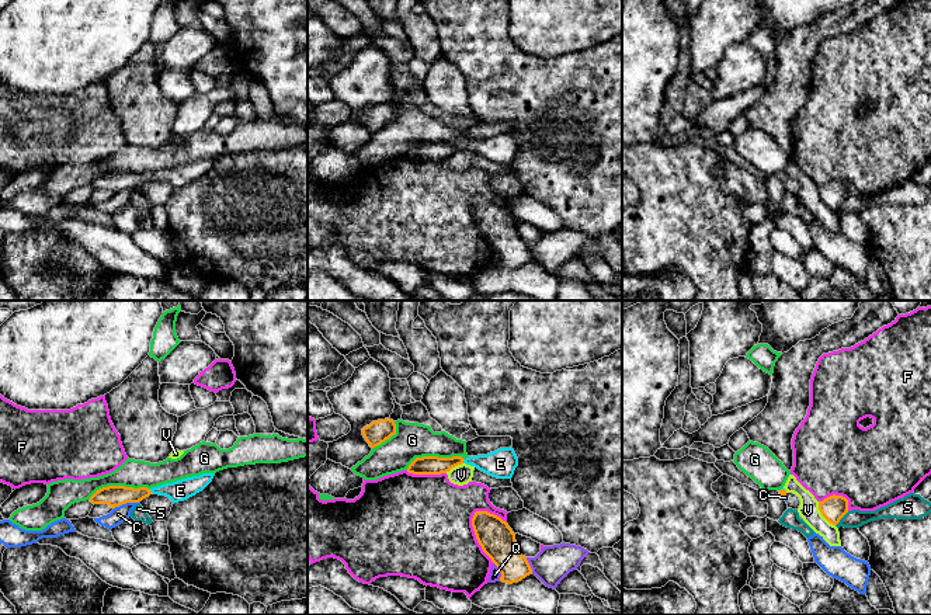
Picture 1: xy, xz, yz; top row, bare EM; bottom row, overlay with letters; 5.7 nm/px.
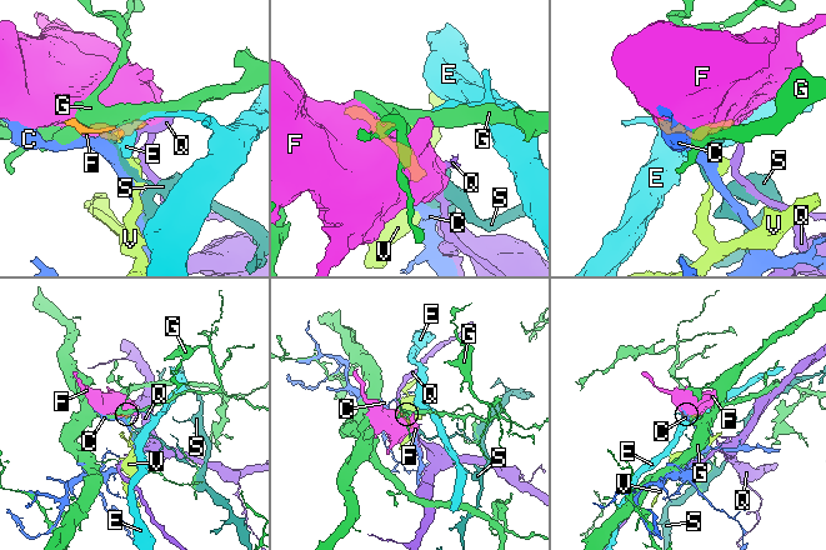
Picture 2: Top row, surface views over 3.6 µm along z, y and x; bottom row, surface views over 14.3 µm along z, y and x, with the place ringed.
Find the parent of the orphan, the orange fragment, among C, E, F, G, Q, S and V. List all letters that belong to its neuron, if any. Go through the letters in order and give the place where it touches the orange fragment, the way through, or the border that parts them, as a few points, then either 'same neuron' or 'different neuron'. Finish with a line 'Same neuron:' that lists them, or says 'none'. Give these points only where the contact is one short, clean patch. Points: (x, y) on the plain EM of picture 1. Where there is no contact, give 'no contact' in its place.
C: contact xy (127, 187); border xy (139, 186), (122, 188), (114, 194); different neuron
E: contact xy (149, 176); way xy (114, 181), (139, 180), (149, 176), (180, 176); same neuron
F: contact xz (476, 222); different neuron
G: contact xy (118, 172); different neuron
Q: contact xz (500, 257); border xz (493, 247), (499, 254), (500, 266); different neuron
S: contact yz (841, 202); border yz (848, 197), (836, 211); different neuron
V: contact yz (822, 200); border yz (817, 187), (819, 197), (834, 211); different neuron
Same neuron: E

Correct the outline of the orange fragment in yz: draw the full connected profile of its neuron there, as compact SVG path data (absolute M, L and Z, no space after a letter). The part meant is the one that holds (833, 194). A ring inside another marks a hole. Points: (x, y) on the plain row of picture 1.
M833 180L823 187L819 187L819 195L830 209L837 211L848 198L848 185L843 181Z

